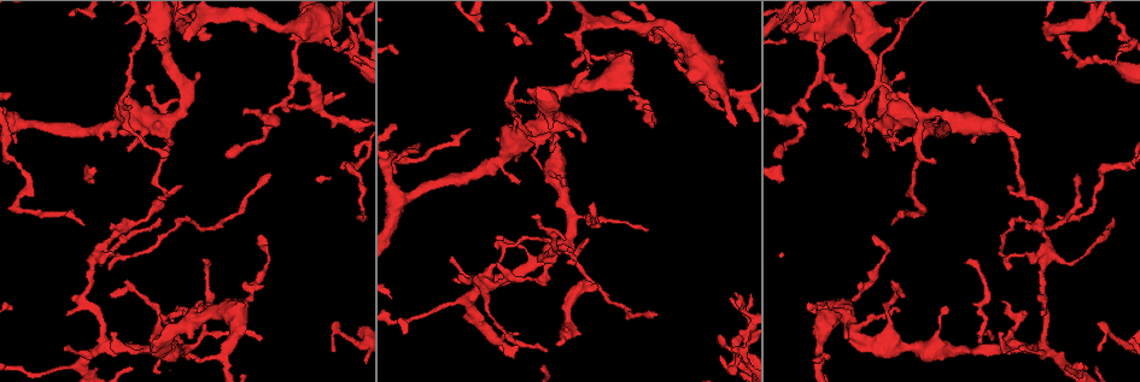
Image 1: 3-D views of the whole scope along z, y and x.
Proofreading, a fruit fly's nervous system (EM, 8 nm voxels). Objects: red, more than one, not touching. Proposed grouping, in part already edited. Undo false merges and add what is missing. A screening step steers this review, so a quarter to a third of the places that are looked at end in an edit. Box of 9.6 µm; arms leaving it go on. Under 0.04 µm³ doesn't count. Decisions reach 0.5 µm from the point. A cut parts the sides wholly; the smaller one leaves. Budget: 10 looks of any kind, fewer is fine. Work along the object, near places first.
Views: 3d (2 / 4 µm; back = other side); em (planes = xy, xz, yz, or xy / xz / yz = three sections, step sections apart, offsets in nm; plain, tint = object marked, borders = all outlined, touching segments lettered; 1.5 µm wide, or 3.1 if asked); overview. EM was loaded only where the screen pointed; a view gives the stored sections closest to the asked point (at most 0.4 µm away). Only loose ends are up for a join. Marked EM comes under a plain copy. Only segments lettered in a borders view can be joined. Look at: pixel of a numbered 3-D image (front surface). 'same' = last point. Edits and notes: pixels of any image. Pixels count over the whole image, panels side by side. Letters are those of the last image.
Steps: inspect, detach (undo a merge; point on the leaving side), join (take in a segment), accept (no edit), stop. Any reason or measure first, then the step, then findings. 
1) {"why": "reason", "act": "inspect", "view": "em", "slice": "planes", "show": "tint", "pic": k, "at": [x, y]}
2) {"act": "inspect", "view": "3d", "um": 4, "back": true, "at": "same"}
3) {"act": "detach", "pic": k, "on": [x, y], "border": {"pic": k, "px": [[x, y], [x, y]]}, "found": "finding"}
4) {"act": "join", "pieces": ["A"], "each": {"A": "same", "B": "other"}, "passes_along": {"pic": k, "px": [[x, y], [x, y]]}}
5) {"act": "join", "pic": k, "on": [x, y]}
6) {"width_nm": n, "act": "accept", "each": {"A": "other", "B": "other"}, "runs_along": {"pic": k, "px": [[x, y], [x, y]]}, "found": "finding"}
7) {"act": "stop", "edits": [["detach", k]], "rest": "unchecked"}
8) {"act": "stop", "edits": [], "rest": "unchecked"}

{"why": "free end", "act": "inspect", "view": "3d", "um": 2, "pic": 1, "at": [891, 224]}

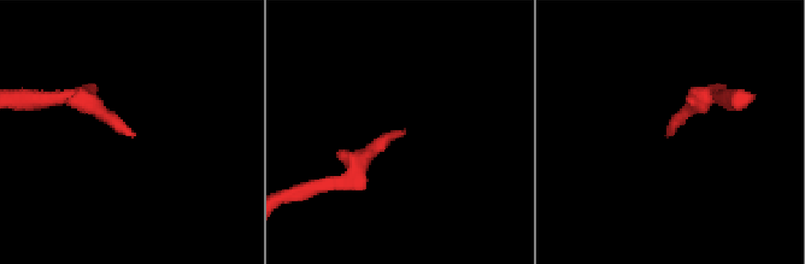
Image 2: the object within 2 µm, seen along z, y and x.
{"why": "need the tissue", "act": "inspect", "view": "em", "slice": "planes", "show": "borders", "pic": 2, "at": [130, 134]}

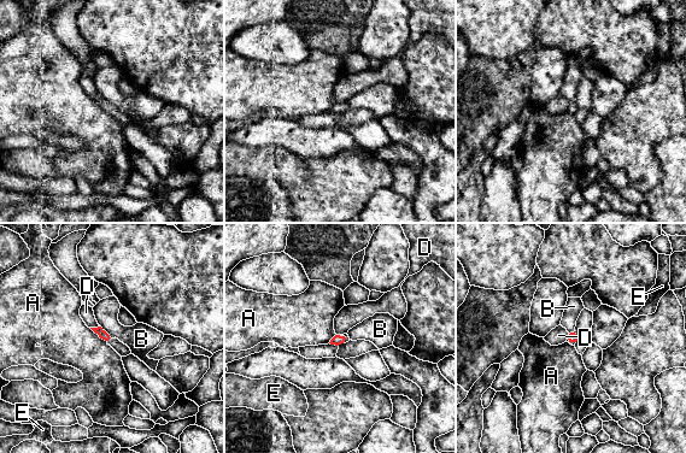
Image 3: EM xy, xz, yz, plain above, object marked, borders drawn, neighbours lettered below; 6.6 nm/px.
{"act": "accept", "each": {"A": "other", "B": "other", "D": "other", "E": "other"}, "border": {"pic": 3, "px": [[99, 325], [91, 328]]}, "found": "no lettered segment goes on from it"}

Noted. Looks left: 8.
{"why": "tapers out", "act": "inspect", "view": "3d", "um": 4, "pic": 1, "at": [899, 310]}

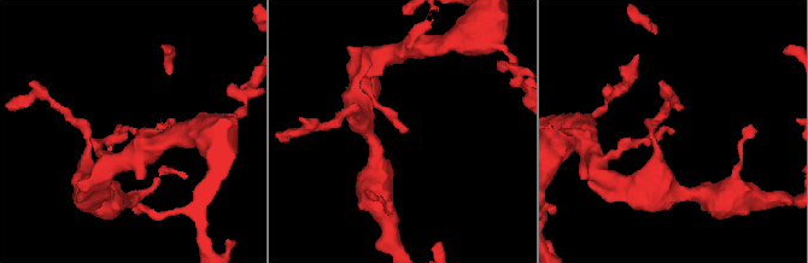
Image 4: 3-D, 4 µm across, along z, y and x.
{"why": "need the tissue", "act": "inspect", "view": "em", "slice": "planes", "show": "borders", "pic": 4, "at": [669, 133]}

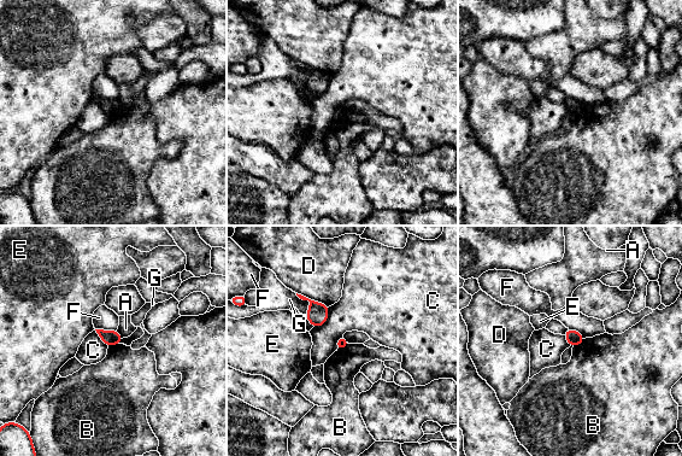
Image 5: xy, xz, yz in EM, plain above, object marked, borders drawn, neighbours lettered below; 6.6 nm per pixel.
{"width_nm": 70, "act": "accept", "each": {"A": "other", "B": "other", "C": "other", "D": "other", "E": "other", "F": "other", "G": "other"}, "border": {"pic": 5, "px": [[586, 338], [572, 348]]}, "found": "no lettered segment goes on from it"}

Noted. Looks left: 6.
{"why": "tapers out", "act": "inspect", "view": "3d", "um": 4, "pic": 1, "at": [829, 358]}

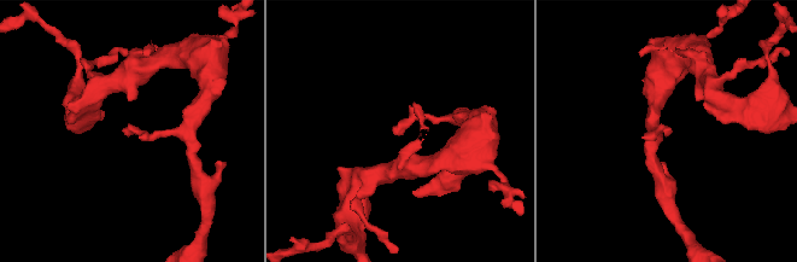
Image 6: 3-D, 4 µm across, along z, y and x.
{"act": "inspect", "view": "em", "slice": "planes", "show": "borders", "pic": 6, "at": [396, 131]}

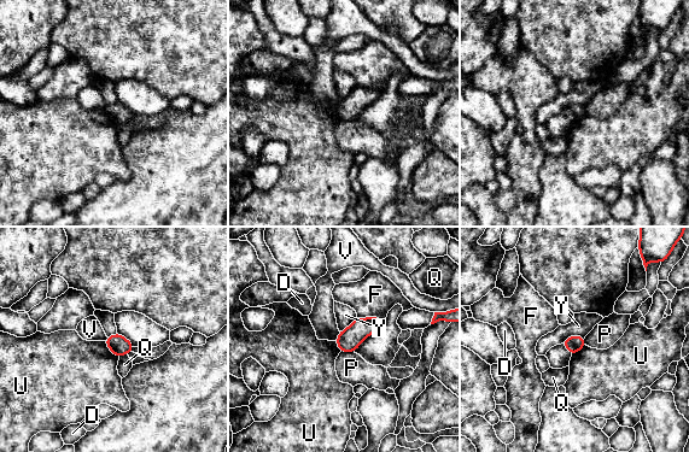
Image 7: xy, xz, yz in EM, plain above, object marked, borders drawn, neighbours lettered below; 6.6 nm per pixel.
{"act": "accept", "each": {"D": "other", "F": "other", "P": "other", "Q": "other", "U": "other", "V": "other", "Y": "other"}, "found": "no lettered segment goes on from it"}

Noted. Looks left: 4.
{"why": "an open end", "act": "inspect", "view": "3d", "um": 4, "pic": 1, "at": [720, 61]}

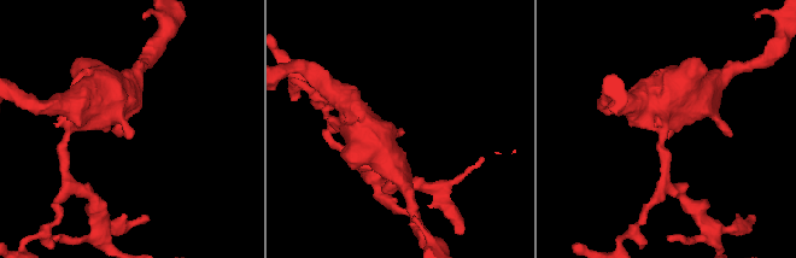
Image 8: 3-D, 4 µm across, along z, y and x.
{"why": "shape alone is not enough", "act": "inspect", "view": "em", "slice": "xy", "step": 4, "show": "borders", "pic": 8, "at": [669, 138]}

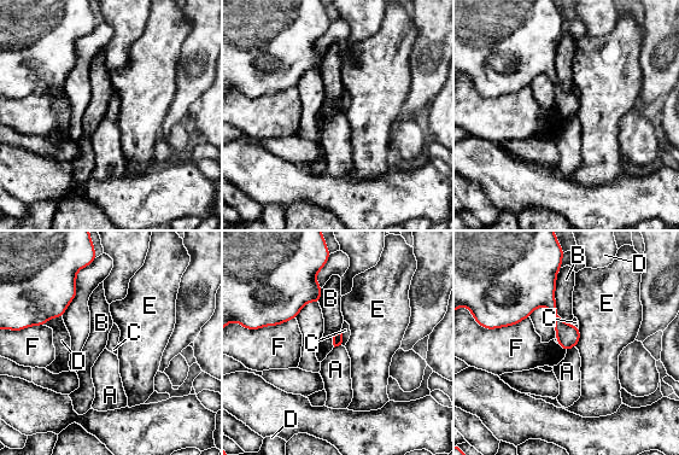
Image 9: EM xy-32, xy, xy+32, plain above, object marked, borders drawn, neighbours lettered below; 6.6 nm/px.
{"act": "accept", "each": {"A": "other", "B": "other", "C": "other", "D": "other", "E": "other", "F": "other"}, "runs_along": {"pic": 9, "px": [[551, 276], [549, 302], [566, 346]]}, "found": "none of them fits"}

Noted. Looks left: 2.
{"act": "stop", "edits": [], "rest": "unchecked"}

